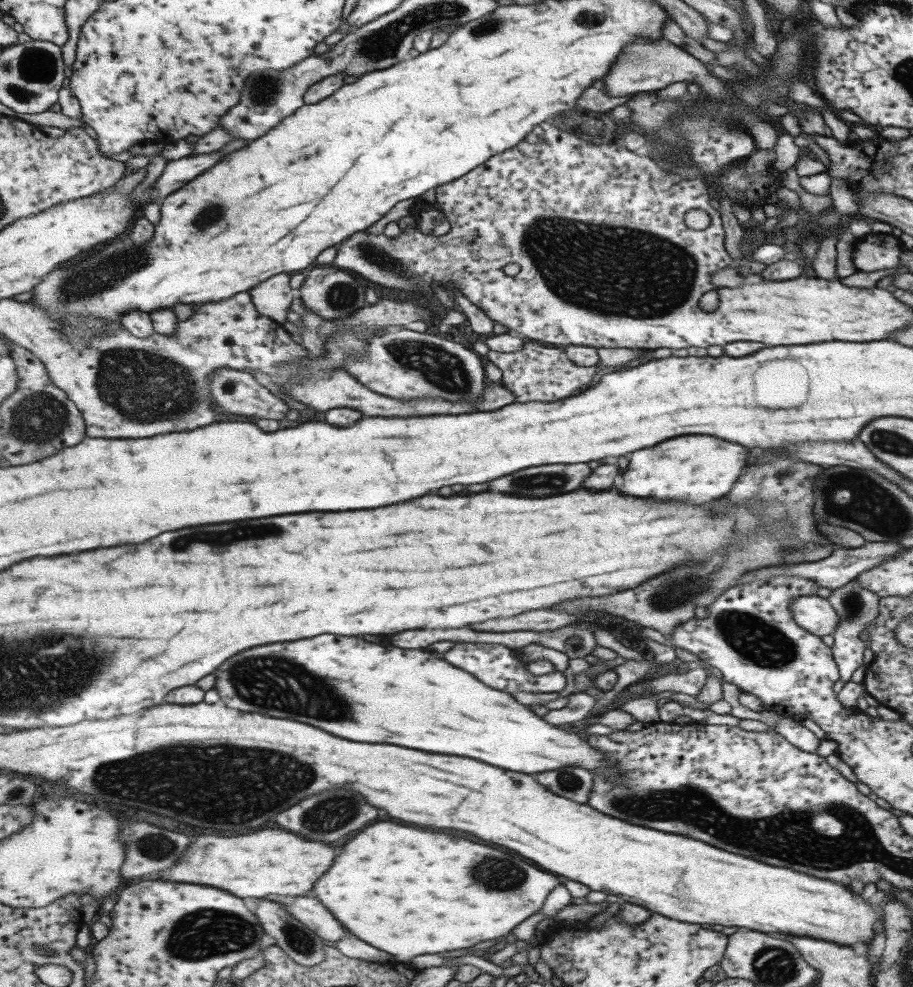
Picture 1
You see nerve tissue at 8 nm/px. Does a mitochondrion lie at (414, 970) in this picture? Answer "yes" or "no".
no

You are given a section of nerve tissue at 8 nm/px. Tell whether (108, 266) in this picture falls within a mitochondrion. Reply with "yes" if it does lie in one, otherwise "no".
yes

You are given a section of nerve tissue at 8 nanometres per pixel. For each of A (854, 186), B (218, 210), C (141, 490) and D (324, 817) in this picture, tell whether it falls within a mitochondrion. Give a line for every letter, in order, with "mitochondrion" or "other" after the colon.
A: other
B: mitochondrion
C: other
D: mitochondrion

